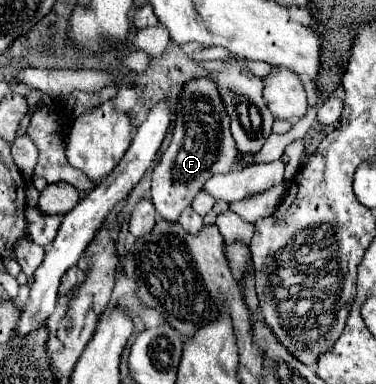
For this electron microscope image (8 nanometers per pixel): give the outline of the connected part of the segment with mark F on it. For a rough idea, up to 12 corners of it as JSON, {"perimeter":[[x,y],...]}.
{"perimeter":[[211,77],[181,89],[153,205],[177,221],[237,159]]}

